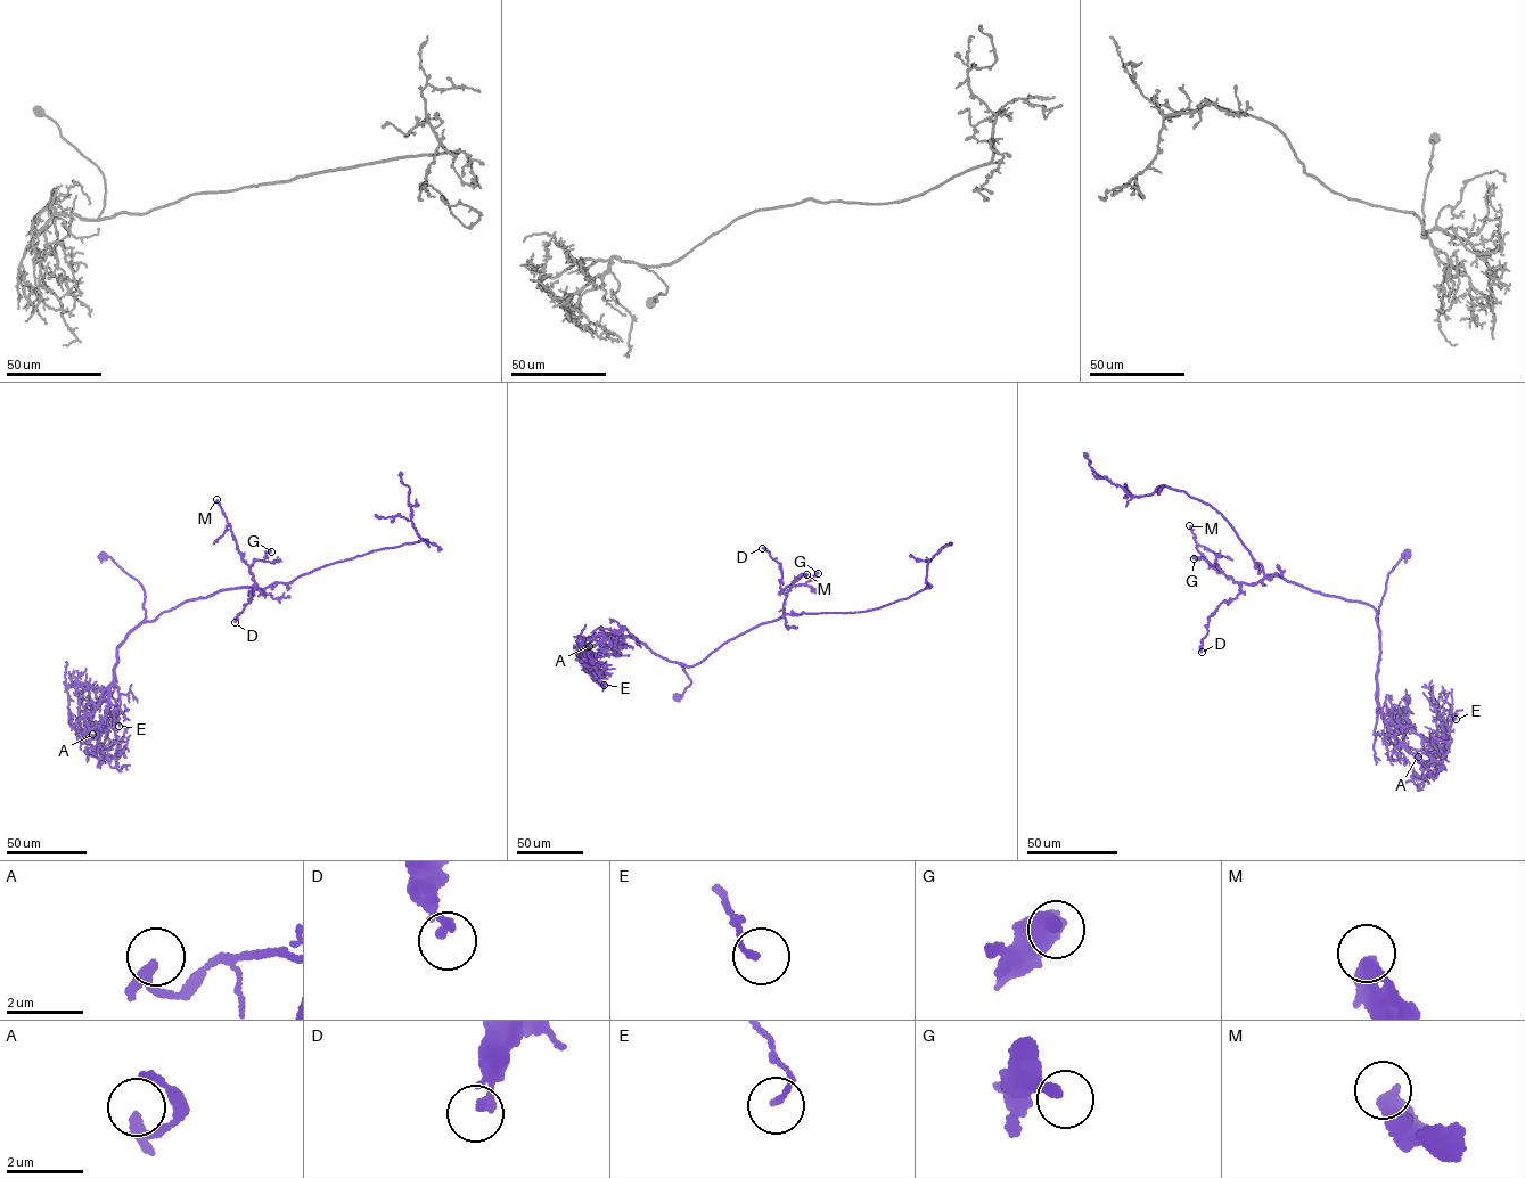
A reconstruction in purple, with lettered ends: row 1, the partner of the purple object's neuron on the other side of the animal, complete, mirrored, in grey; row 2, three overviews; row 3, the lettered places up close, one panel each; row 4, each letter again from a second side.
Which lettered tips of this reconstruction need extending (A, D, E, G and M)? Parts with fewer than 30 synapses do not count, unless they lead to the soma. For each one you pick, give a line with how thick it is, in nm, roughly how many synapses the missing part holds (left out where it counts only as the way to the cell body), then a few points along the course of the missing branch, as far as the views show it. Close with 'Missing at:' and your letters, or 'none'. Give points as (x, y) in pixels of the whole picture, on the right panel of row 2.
Missing at: none

